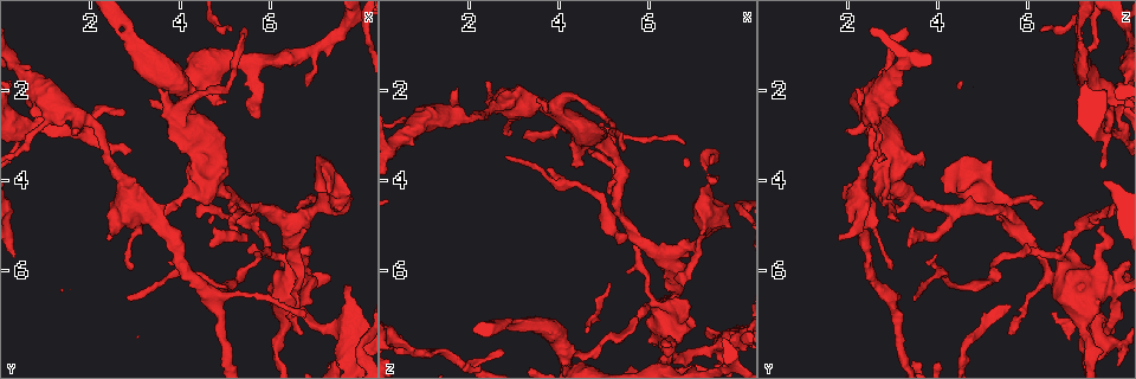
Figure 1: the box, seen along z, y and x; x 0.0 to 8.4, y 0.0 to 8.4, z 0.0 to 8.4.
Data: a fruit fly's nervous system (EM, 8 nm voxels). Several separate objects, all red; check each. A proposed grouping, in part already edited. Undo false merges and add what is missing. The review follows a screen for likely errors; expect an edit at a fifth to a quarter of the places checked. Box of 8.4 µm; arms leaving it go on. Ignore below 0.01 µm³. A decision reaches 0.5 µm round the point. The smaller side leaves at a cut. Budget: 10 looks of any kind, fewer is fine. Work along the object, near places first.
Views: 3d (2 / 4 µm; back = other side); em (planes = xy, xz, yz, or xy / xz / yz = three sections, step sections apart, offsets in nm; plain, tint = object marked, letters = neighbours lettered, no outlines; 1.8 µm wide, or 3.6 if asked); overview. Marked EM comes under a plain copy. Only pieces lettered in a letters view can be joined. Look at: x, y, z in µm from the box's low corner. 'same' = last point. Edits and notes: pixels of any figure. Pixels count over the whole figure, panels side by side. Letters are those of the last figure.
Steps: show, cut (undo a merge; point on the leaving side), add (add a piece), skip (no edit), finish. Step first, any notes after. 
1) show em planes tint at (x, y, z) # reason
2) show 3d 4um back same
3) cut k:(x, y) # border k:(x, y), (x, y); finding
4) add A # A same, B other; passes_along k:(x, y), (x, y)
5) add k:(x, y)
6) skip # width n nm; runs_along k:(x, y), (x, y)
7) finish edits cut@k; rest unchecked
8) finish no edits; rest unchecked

show em planes letters at (6.55, 6.35, 6.35) # calibre changes

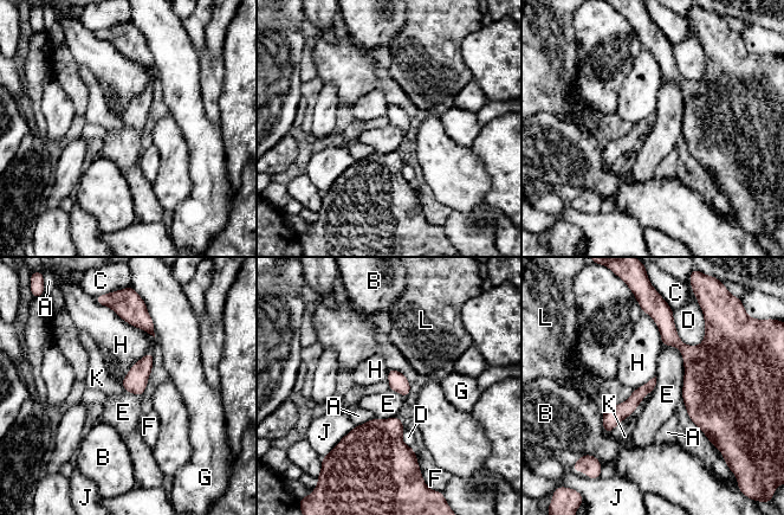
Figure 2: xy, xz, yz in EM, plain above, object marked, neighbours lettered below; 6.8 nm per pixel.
skip # A other, B other, C other, D other, E other, F other, G other, H other, J other, K other, L other; runs_along 2:(653, 381), (609, 424), (607, 430); all the same cell

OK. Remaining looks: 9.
show 3d 2um at (6.35, 5.00, 7.55) # free end

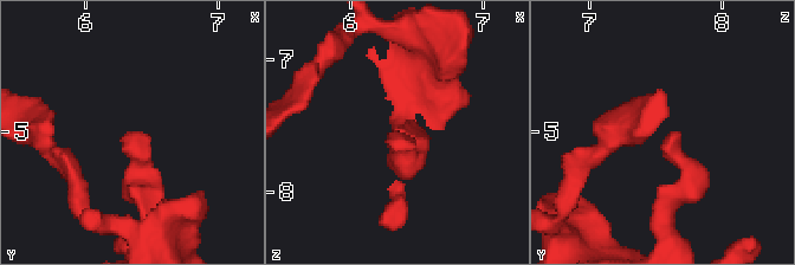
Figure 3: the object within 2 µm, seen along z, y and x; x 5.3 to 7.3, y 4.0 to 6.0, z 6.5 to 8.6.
show em planes letters at (6.32, 5.04, 7.62)

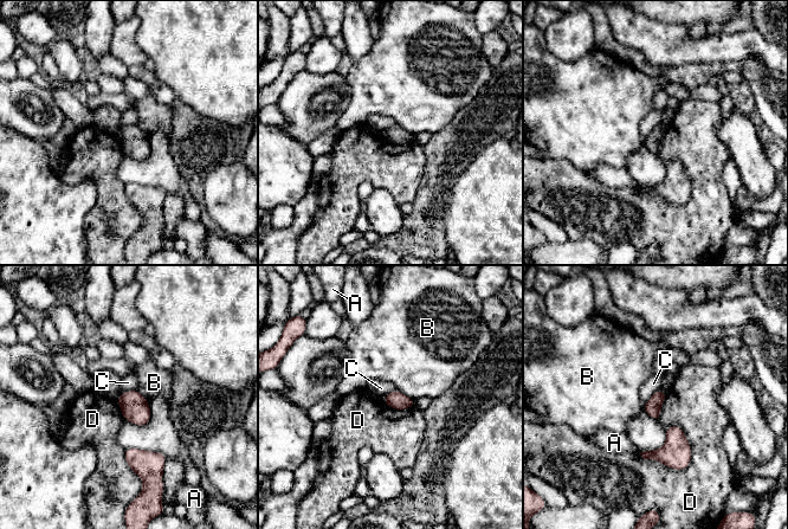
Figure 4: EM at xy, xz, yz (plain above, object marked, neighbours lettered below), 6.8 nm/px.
skip # A other, B other, C other, D other; border 4:(660, 388), (644, 405); no lettered piece goes on from it

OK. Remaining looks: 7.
show em 3.6um yz step 4 tint at (4.10, 2.10, 7.75) # four arms meet

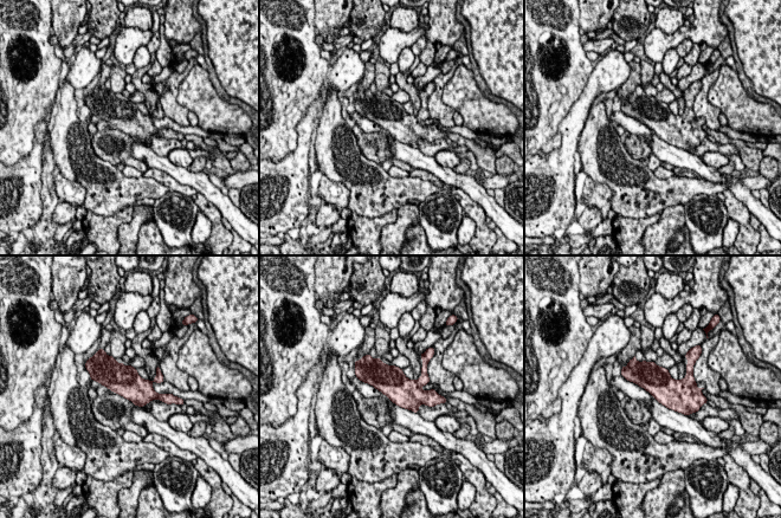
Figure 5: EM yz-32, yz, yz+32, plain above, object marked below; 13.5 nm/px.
show em 3.6um planes tint same # another direction

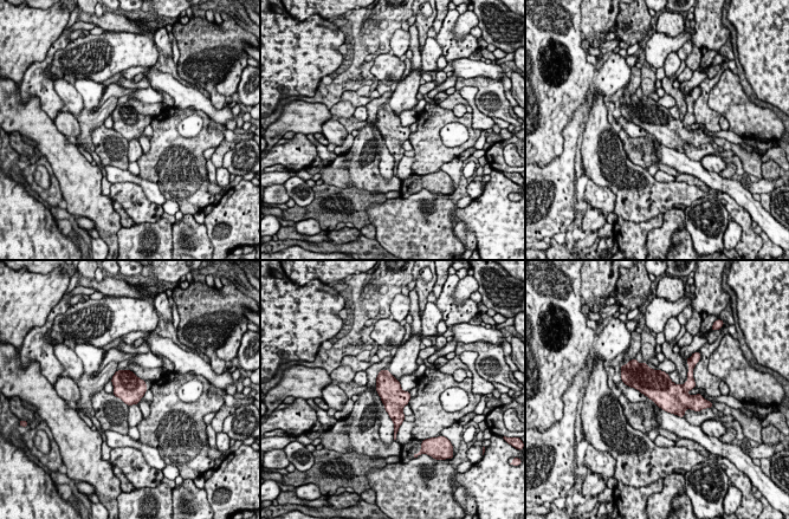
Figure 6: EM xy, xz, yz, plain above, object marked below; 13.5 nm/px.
show em 3.6um planes letters same

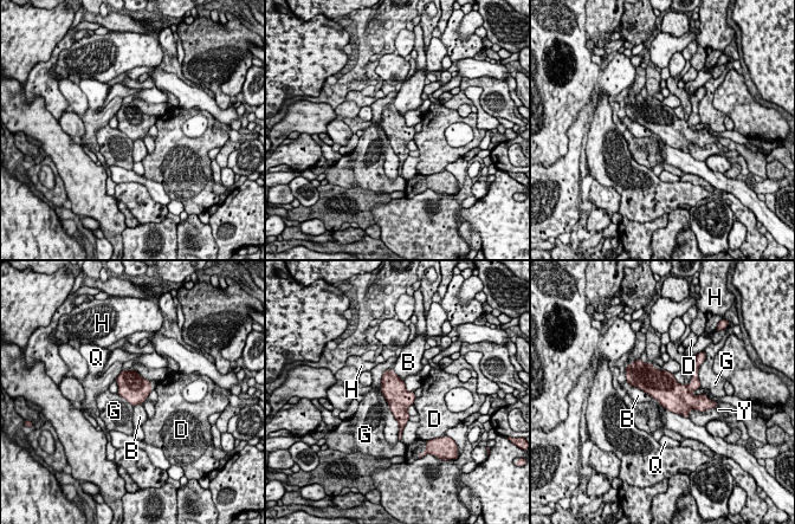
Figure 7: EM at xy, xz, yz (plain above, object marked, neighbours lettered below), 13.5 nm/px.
skip # B other, D other, G other, H other, Q other, Y other; one cell here

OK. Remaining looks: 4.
show 3d 4um back at (1.15, 2.30, 7.90) # free end

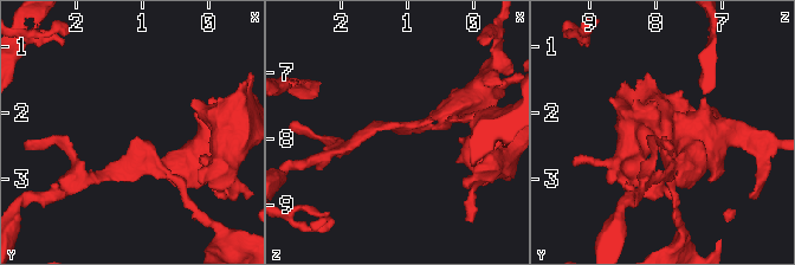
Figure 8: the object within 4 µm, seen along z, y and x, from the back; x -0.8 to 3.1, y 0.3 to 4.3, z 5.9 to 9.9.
show em 3.6um yz step 8 tint at (1.10, 2.40, 7.90)

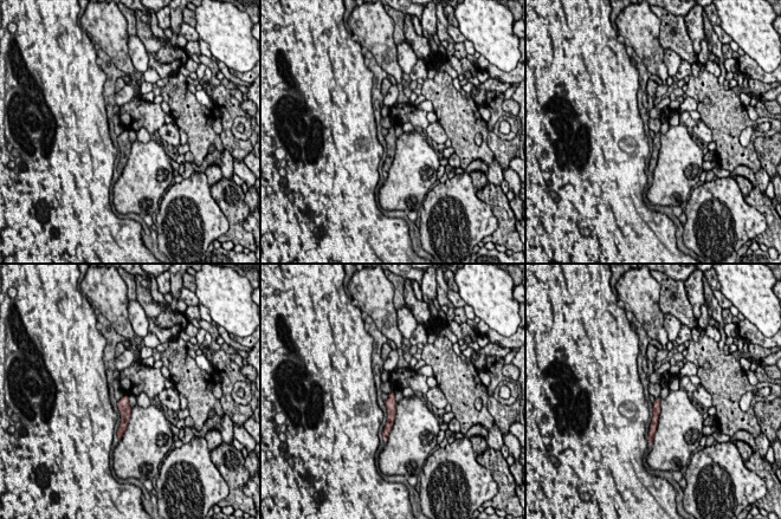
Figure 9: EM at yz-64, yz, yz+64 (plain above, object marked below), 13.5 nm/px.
show em 3.6um planes letters same

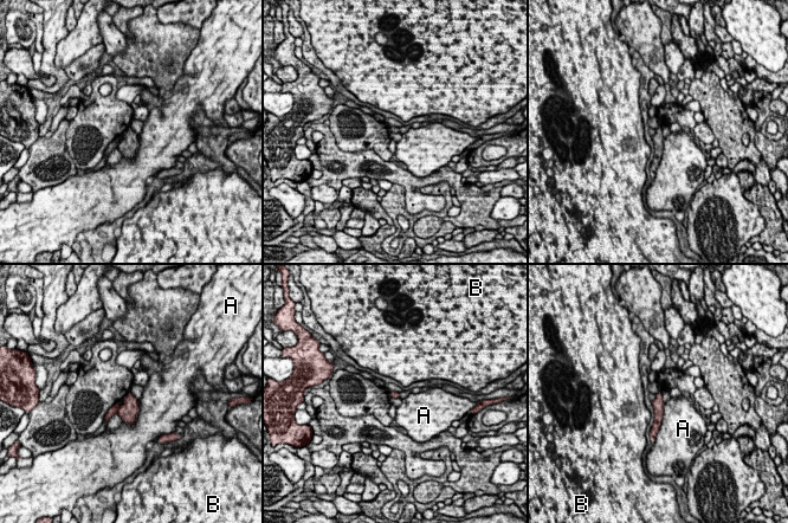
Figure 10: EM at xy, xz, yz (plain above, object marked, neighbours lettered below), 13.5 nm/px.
cut 10:(114, 409) # A other, B other; a second cell is stuck on

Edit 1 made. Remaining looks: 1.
finish edits cut@10; rest unchecked

